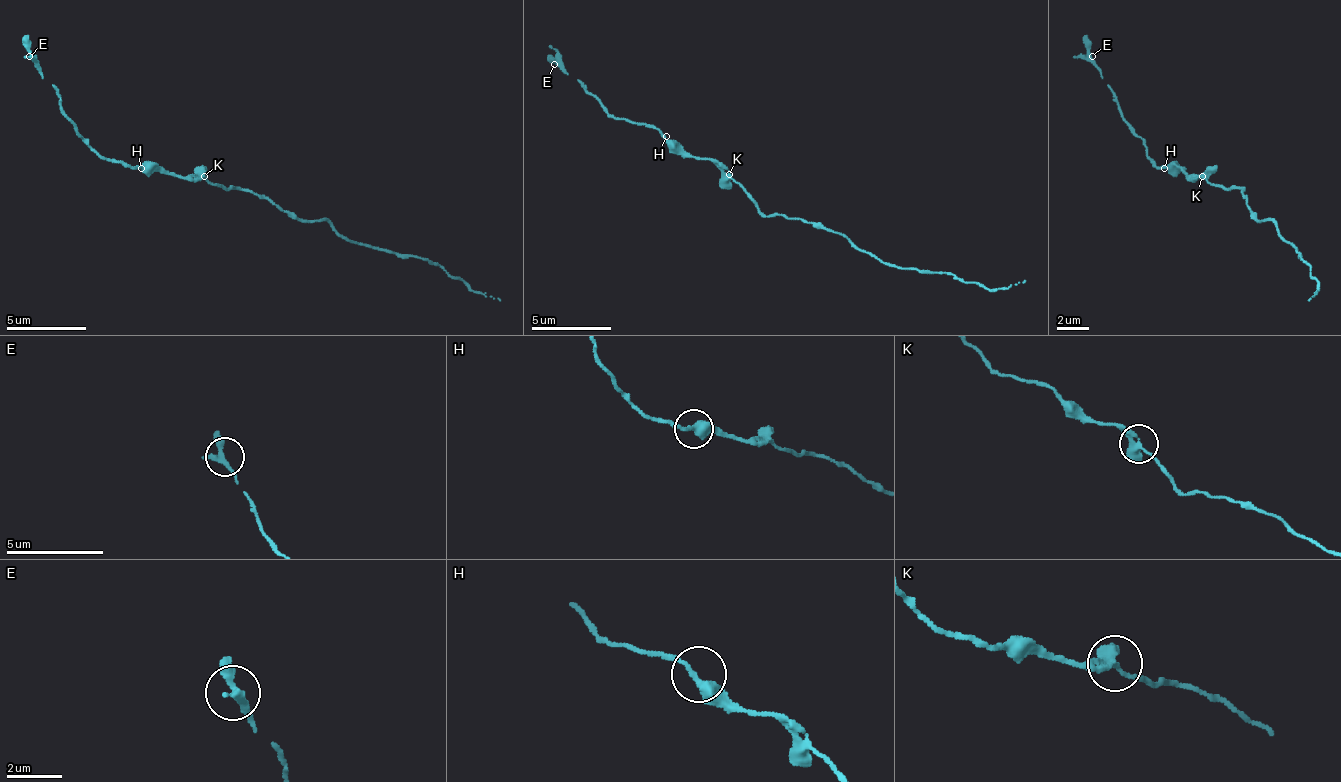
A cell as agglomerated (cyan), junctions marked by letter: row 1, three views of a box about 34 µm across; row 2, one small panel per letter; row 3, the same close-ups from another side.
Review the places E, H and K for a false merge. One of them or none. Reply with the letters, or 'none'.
none

